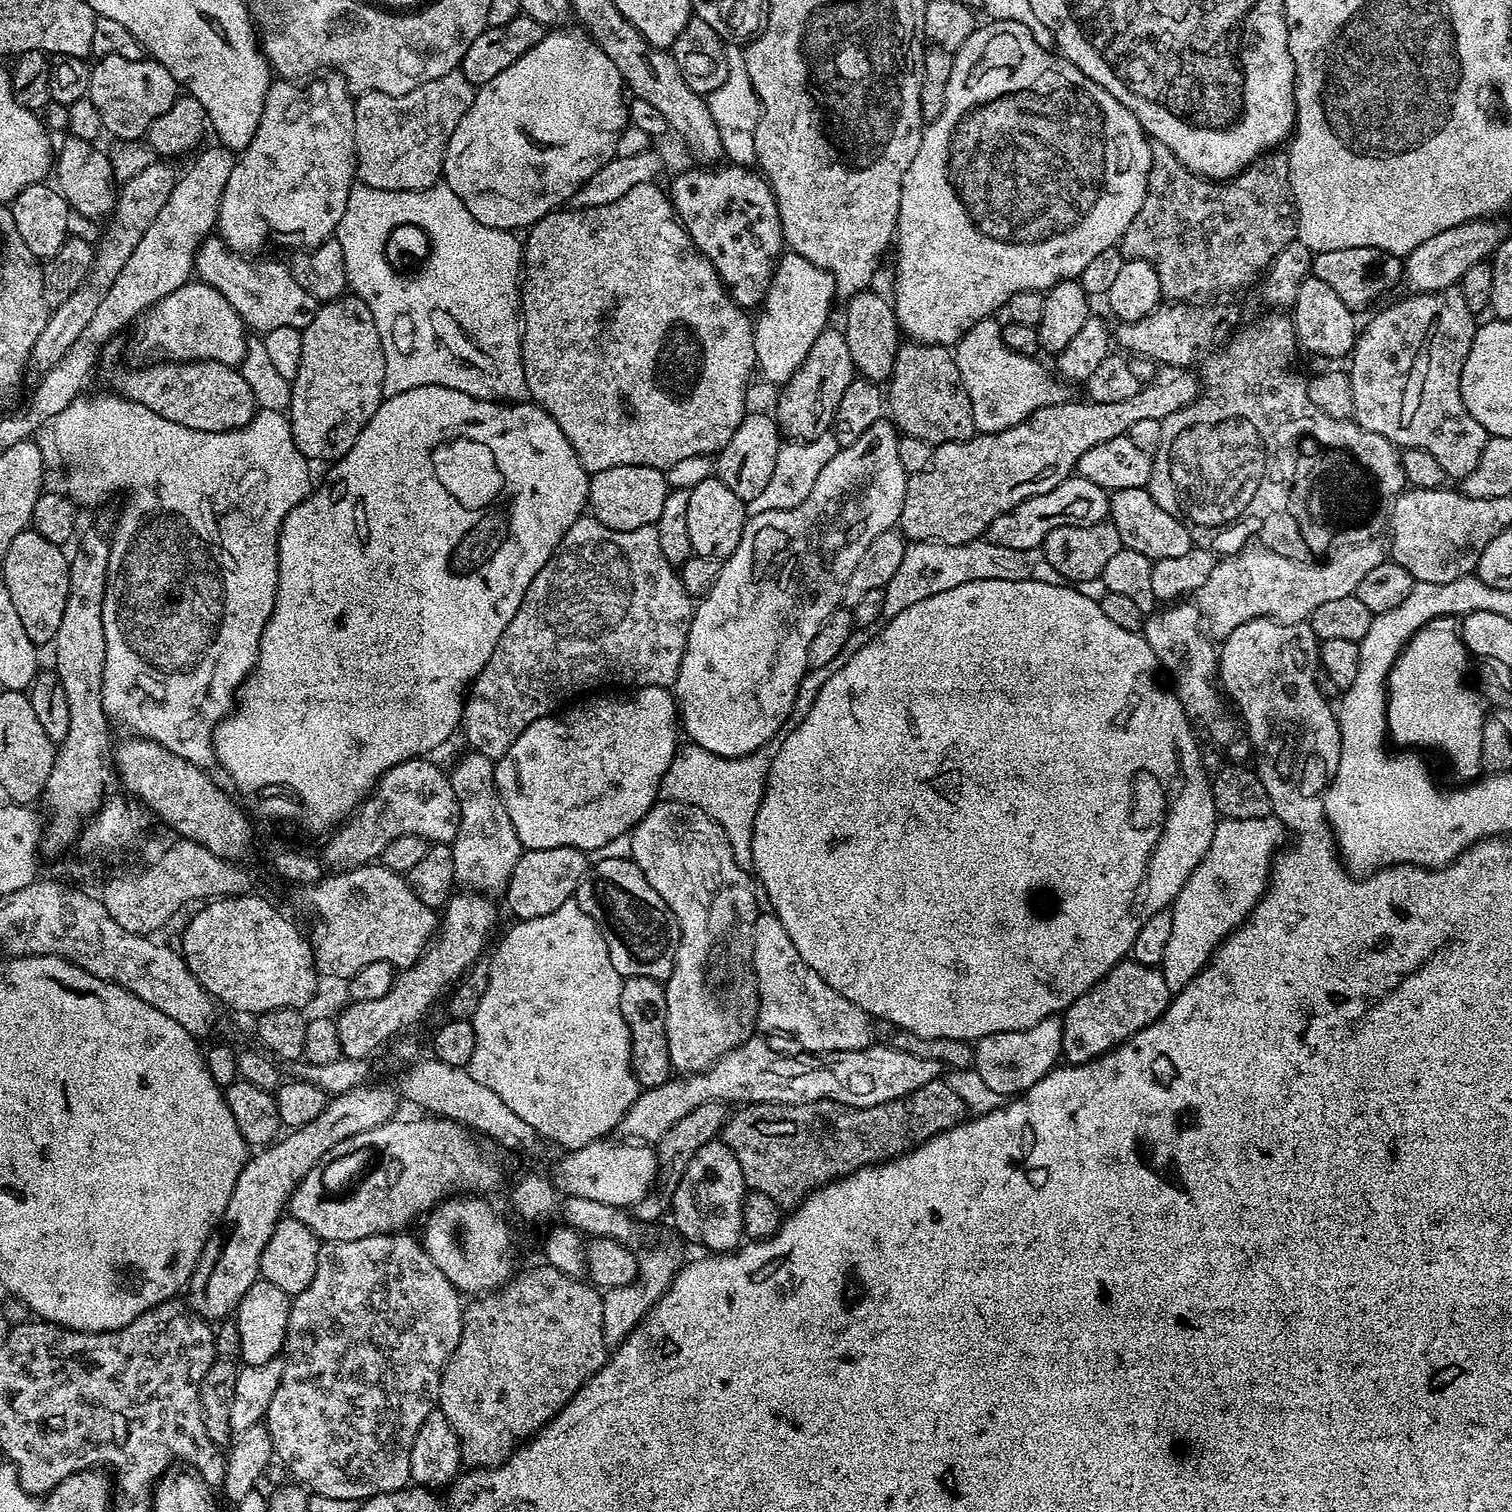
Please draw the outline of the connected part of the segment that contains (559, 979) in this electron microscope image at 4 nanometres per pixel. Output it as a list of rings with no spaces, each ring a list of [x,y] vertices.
[[[575,899],[567,900],[550,914],[542,914],[542,918],[530,918],[513,925],[501,938],[496,953],[490,956],[482,1002],[478,1002],[478,1010],[471,1019],[474,1026],[474,1058],[470,1058],[468,1073],[477,1082],[482,1082],[482,1086],[494,1090],[494,1094],[498,1094],[498,1098],[502,1098],[502,1102],[506,1102],[506,1106],[510,1106],[510,1110],[514,1110],[514,1114],[522,1118],[522,1122],[534,1126],[536,1133],[545,1141],[553,1140],[554,1143],[561,1144],[561,1149],[564,1150],[585,1147],[588,1143],[605,1139],[611,1128],[612,1131],[617,1129],[620,1119],[626,1114],[626,1110],[630,1110],[630,1106],[634,1106],[642,1091],[636,1075],[632,1073],[630,1030],[626,1026],[626,1018],[622,1018],[620,1003],[624,980],[618,970],[614,970],[614,962],[610,962],[610,950],[606,950],[606,938],[602,938],[602,930],[598,930],[594,918],[590,918],[590,914],[586,914],[586,910],[582,910]]]

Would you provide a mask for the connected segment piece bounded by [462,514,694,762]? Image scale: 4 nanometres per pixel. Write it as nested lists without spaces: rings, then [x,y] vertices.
[[[585,514],[566,530],[562,542],[556,547],[556,553],[538,570],[534,582],[526,590],[522,598],[522,606],[518,606],[518,614],[506,626],[502,638],[498,638],[498,646],[494,646],[494,654],[490,654],[490,662],[486,662],[483,670],[476,675],[476,679],[464,702],[464,718],[462,721],[462,736],[469,740],[471,747],[484,756],[495,762],[500,759],[506,750],[530,726],[530,722],[538,722],[538,718],[553,715],[557,711],[559,704],[567,705],[571,696],[576,696],[579,692],[592,694],[597,690],[608,690],[611,684],[621,684],[621,689],[635,690],[637,688],[668,688],[675,685],[678,678],[678,670],[682,666],[682,654],[686,650],[688,641],[688,631],[692,625],[692,614],[694,611],[693,597],[689,596],[684,589],[684,583],[680,580],[680,573],[662,554],[662,546],[658,546],[658,530],[650,524],[642,526],[638,530],[626,530],[619,532],[613,528],[607,528],[602,522],[598,522],[595,516]]]

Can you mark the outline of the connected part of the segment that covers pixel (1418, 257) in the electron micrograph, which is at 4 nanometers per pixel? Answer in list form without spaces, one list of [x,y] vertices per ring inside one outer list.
[[[1496,218],[1471,220],[1462,226],[1442,230],[1442,234],[1434,234],[1434,238],[1426,238],[1422,246],[1414,246],[1402,260],[1402,280],[1405,285],[1408,283],[1407,291],[1415,294],[1457,287],[1470,266],[1485,263],[1503,242],[1506,229],[1498,221]]]

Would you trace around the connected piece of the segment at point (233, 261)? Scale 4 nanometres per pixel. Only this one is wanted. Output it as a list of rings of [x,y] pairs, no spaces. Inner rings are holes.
[[[212,234],[200,244],[196,252],[194,272],[199,283],[214,286],[214,290],[218,290],[222,298],[234,306],[234,310],[238,310],[242,322],[253,333],[263,334],[278,326],[294,326],[301,330],[310,326],[318,307],[316,297],[298,286],[287,263],[256,259],[260,258],[249,258],[225,248],[219,235]]]

